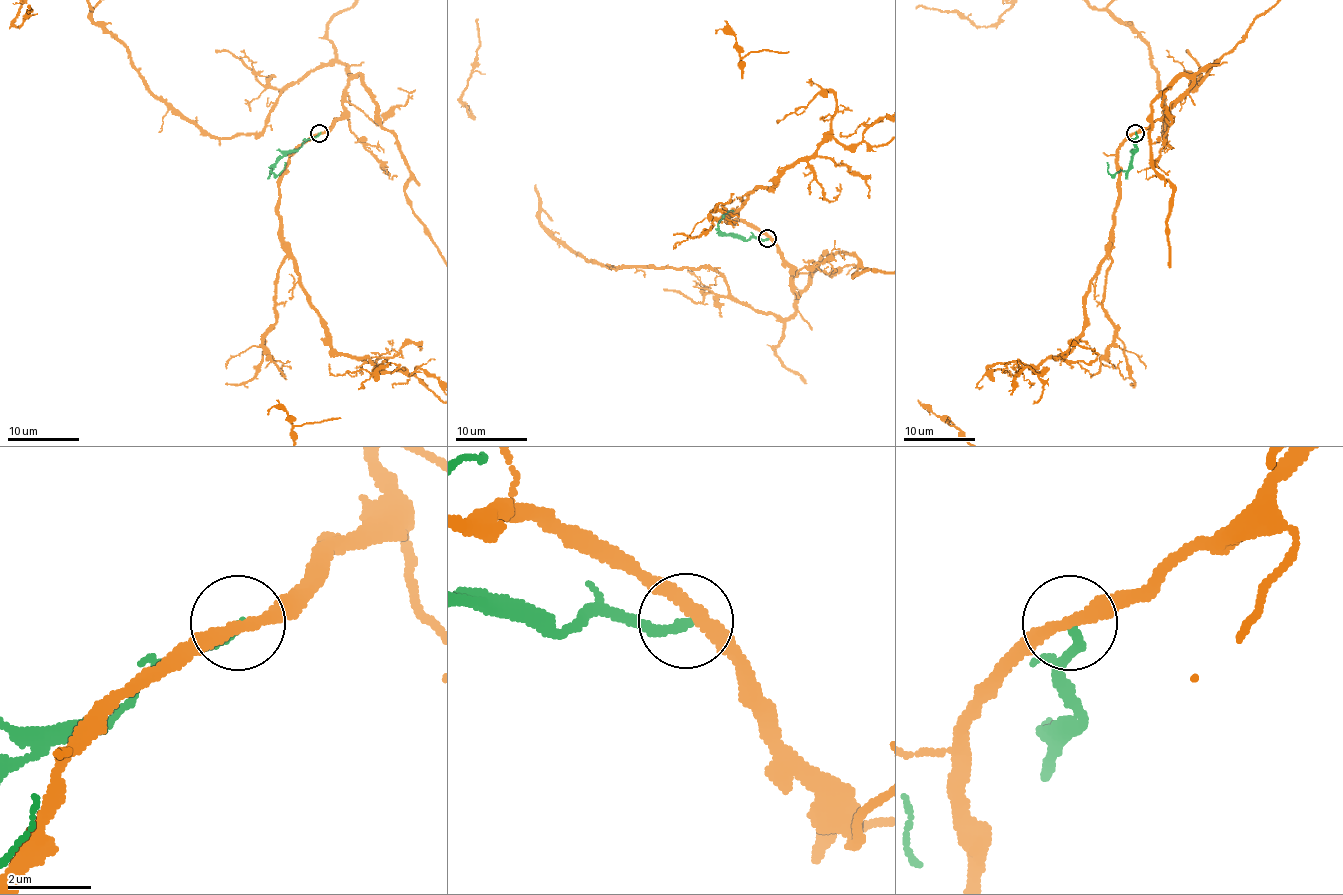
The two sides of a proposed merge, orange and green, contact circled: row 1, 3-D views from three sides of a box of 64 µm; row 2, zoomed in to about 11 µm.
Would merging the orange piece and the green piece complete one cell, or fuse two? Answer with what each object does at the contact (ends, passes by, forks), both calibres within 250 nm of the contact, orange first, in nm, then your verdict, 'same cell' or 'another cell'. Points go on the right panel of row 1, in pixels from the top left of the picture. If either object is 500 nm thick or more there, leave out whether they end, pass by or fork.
orange passes by | green ends | 260/220 nm | another cell

